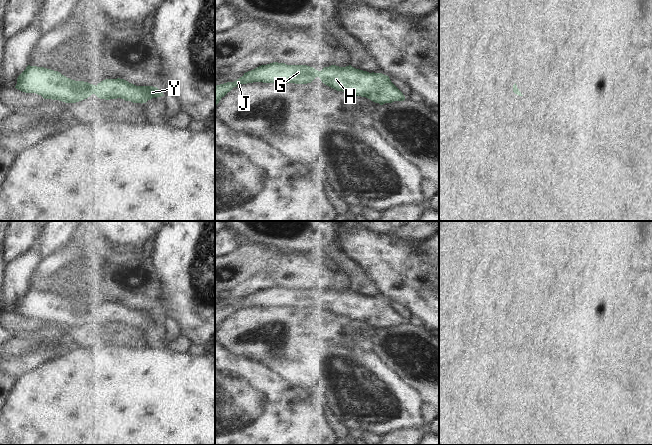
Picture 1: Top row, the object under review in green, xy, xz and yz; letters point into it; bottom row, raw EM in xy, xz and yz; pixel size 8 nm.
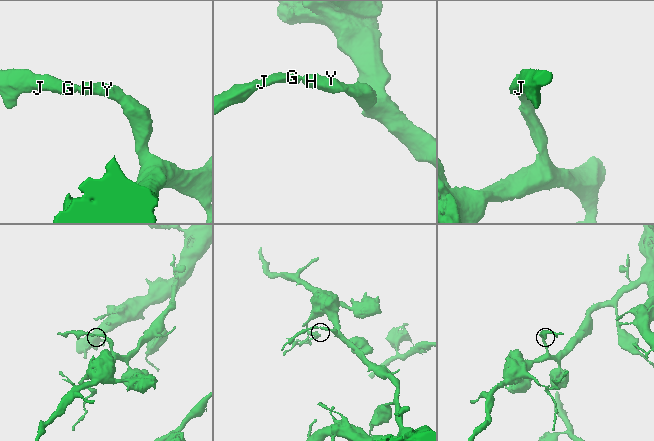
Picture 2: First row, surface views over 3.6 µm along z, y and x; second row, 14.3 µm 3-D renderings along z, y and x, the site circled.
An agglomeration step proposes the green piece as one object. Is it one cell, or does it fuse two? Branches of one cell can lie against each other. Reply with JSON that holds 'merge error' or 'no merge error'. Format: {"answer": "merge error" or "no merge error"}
{"answer": "no merge error"}

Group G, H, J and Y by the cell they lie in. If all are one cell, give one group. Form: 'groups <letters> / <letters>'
groups G H J Y

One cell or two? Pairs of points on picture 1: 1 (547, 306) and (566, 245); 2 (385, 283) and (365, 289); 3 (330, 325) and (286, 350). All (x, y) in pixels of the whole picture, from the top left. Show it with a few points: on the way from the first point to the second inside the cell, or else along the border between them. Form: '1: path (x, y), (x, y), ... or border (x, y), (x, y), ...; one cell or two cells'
1: path (560, 291), (560, 260); one cell
2: border (361, 267), (375, 285), (380, 296); two cells
3: path (319, 328), (306, 330), (297, 339); one cell

